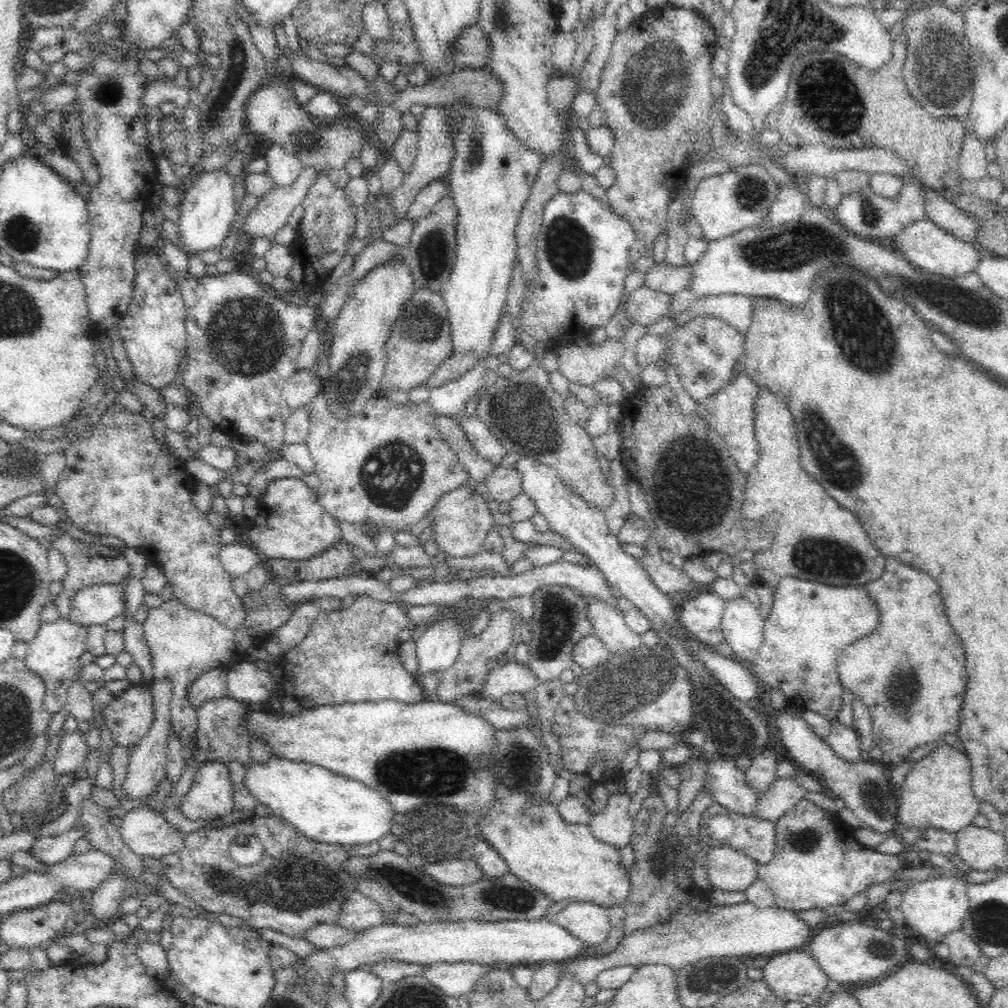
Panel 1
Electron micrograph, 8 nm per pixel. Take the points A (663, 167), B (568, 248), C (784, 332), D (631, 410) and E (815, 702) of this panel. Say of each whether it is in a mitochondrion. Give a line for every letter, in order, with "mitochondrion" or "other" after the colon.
A: other
B: mitochondrion
C: other
D: other
E: other

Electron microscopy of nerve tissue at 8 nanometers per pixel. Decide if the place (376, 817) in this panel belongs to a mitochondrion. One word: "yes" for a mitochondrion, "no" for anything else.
no

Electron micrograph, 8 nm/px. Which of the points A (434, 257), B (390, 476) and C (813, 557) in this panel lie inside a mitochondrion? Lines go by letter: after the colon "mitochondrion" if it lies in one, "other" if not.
A: mitochondrion
B: mitochondrion
C: mitochondrion

